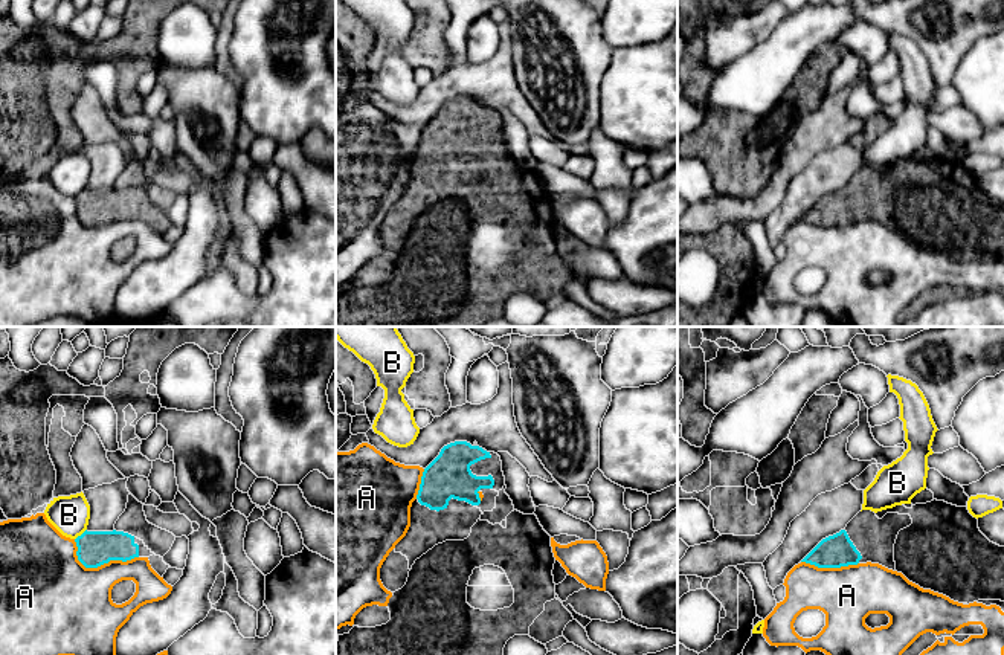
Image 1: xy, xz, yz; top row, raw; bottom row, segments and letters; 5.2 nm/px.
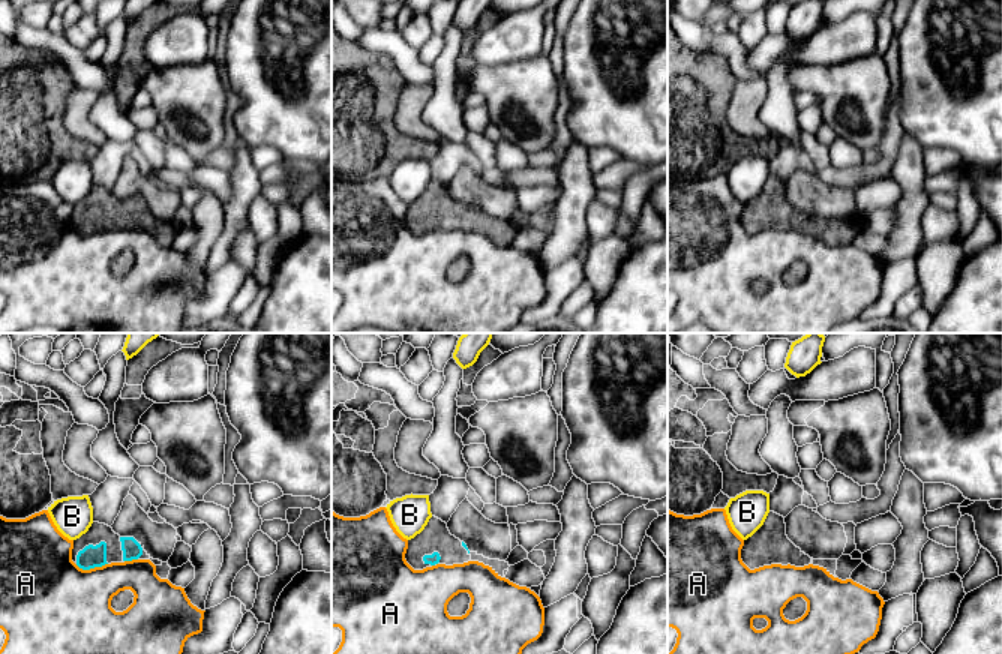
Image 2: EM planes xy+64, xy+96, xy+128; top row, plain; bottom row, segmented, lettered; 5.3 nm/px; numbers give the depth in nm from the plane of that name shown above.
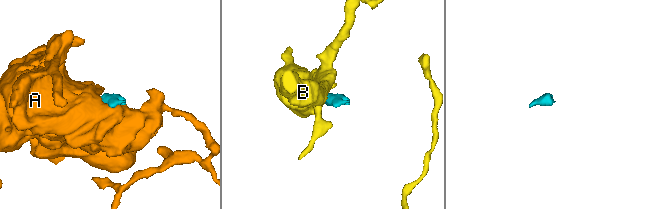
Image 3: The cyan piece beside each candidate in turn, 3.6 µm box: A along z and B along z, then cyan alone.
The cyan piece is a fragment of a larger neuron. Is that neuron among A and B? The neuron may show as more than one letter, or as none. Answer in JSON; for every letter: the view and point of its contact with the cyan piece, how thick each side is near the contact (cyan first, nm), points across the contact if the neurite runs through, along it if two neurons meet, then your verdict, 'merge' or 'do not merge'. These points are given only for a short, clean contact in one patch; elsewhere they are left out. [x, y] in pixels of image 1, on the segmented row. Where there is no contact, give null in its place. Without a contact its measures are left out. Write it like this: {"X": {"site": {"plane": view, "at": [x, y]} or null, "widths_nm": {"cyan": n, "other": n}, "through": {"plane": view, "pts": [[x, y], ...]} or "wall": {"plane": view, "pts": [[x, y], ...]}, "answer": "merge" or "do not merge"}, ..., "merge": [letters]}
{"A": {"site": {"plane": "xy", "at": [98, 565]}, "widths_nm": {"cyan": 190, "other": 420}, "wall": {"plane": "xy", "pts": [[74, 539], [77, 558], [86, 567], [138, 556]]}, "answer": "do not merge"}, "B": {"site": {"plane": "xy", "at": [81, 535]}, "widths_nm": {"cyan": 190, "other": 200}, "wall": {"plane": "xy", "pts": [[86, 529], [75, 539]]}, "answer": "do not merge"}, "merge": []}

